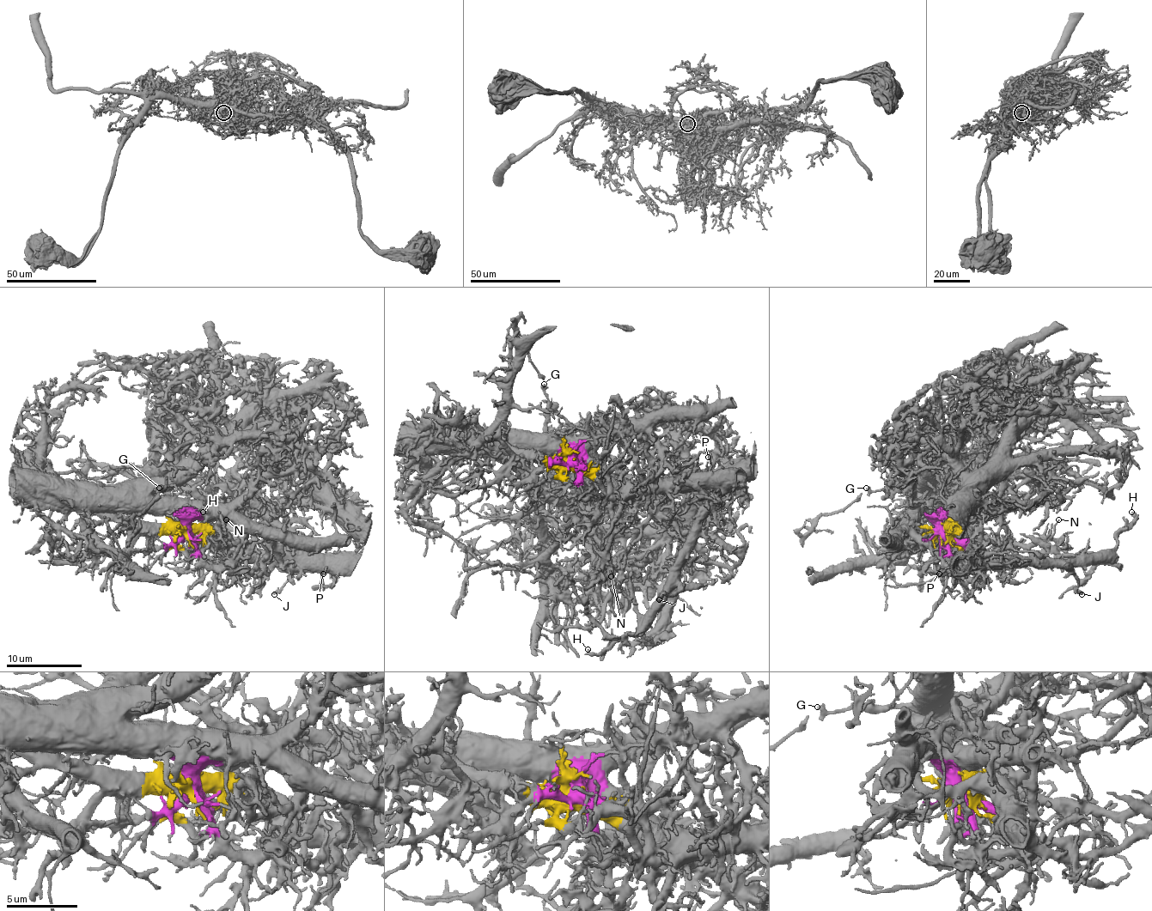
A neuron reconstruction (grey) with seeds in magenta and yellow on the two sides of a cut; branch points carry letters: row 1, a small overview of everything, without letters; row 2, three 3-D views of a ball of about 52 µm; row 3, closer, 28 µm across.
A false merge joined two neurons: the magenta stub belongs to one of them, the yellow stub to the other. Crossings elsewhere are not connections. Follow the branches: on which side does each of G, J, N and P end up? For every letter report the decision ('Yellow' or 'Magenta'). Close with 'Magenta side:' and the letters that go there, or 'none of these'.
G: Magenta
J: Yellow
N: Magenta
P: Yellow
Magenta side: G, N

